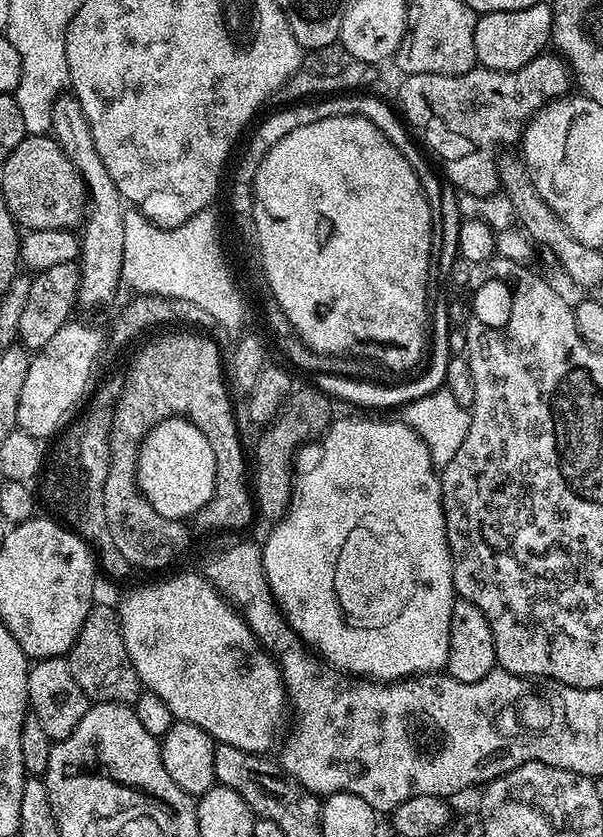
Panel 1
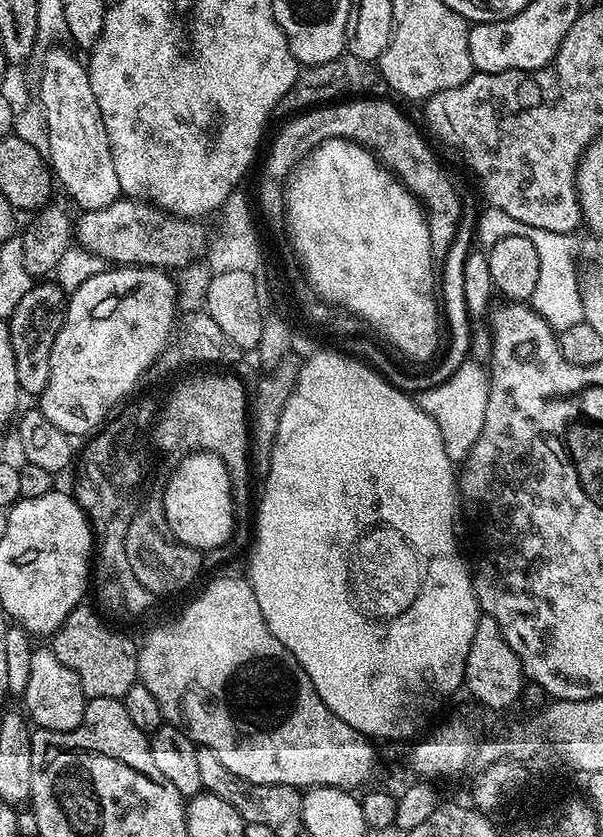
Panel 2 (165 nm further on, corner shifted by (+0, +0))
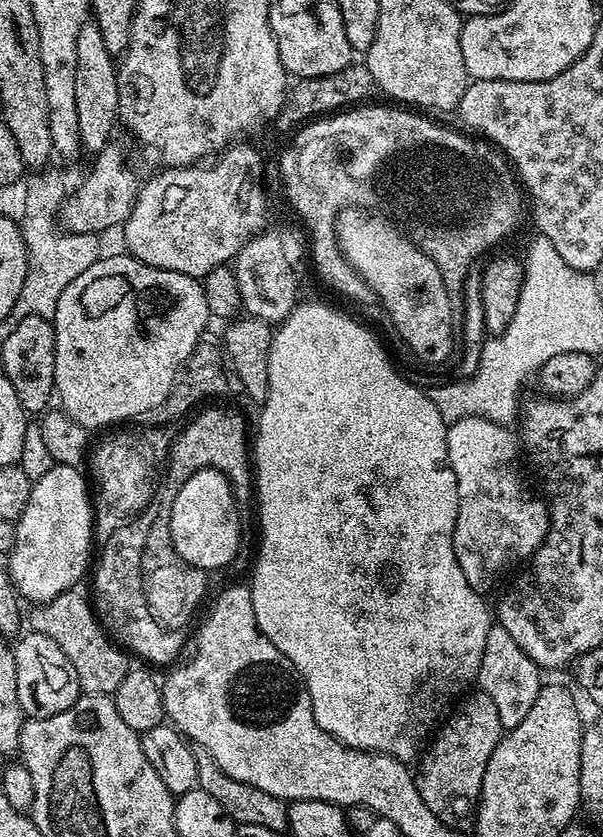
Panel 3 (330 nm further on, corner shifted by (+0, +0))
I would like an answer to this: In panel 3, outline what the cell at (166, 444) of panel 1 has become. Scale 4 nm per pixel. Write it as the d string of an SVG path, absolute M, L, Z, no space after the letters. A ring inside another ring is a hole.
M203 468L190 478L186 478L182 488L174 498L173 508L170 510L169 526L170 538L173 539L174 550L187 562L193 570L202 568L224 568L240 552L240 512L236 509L238 497L232 493L231 483L224 477L223 472L213 468Z

